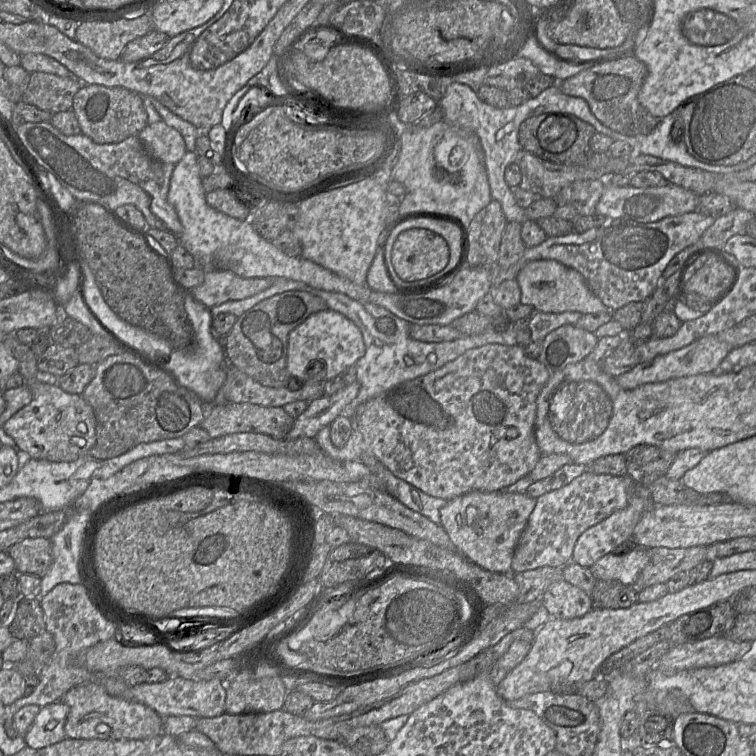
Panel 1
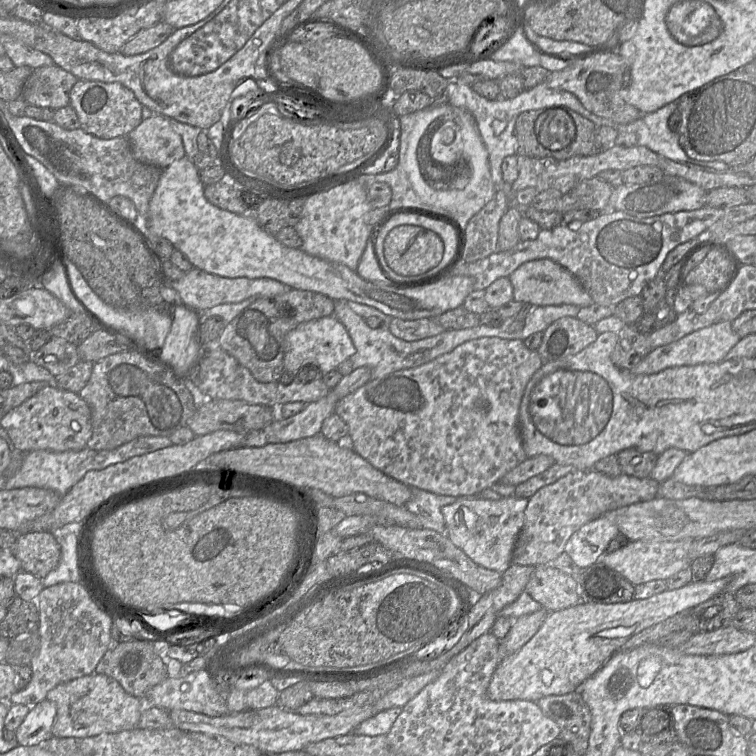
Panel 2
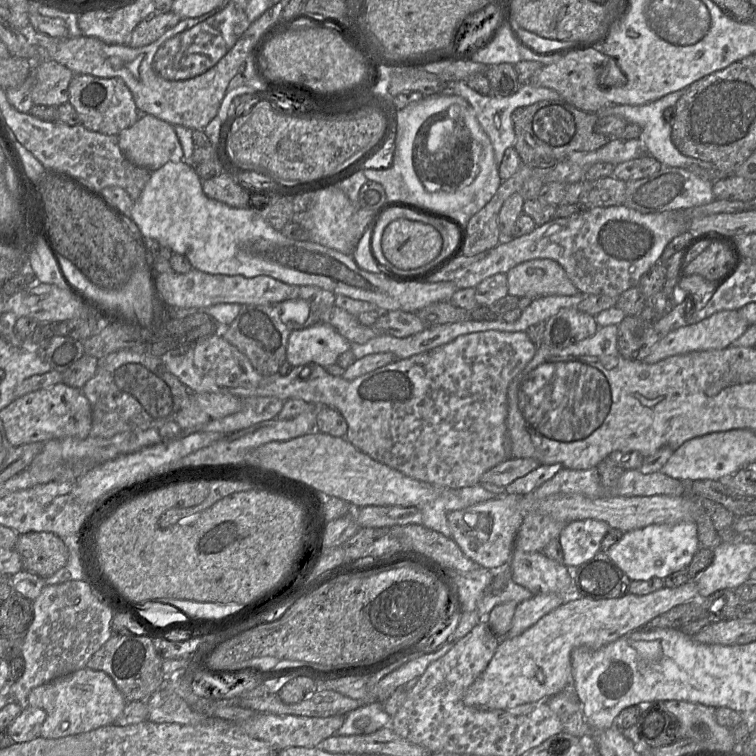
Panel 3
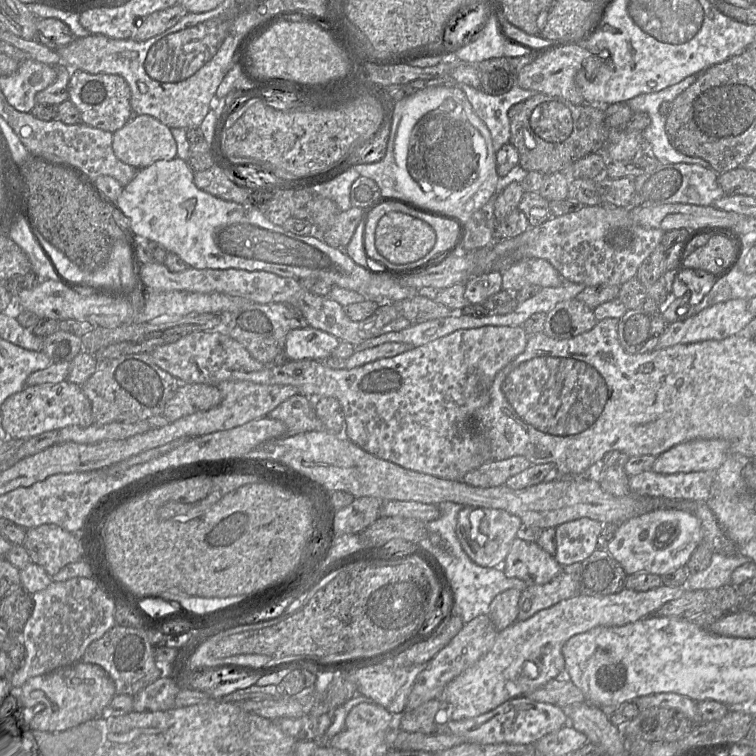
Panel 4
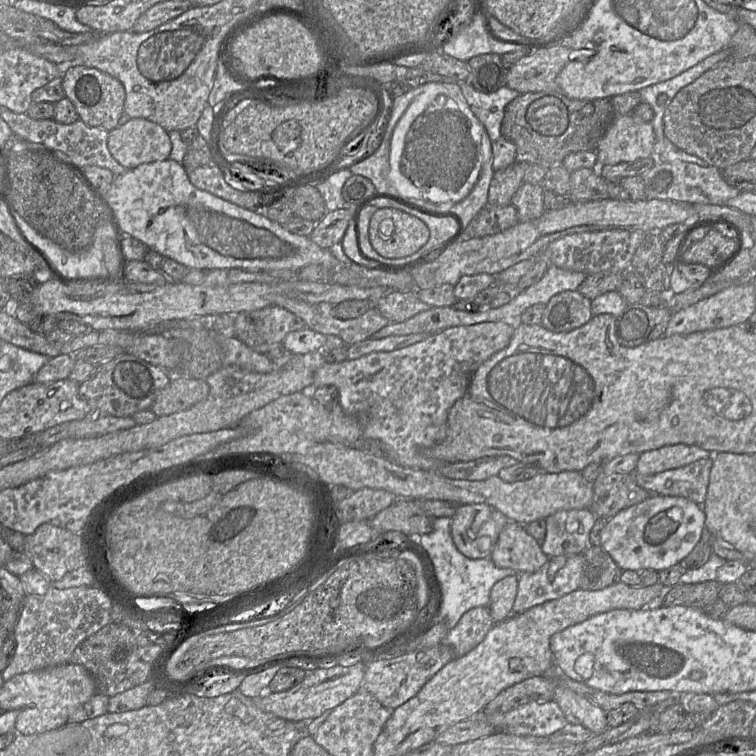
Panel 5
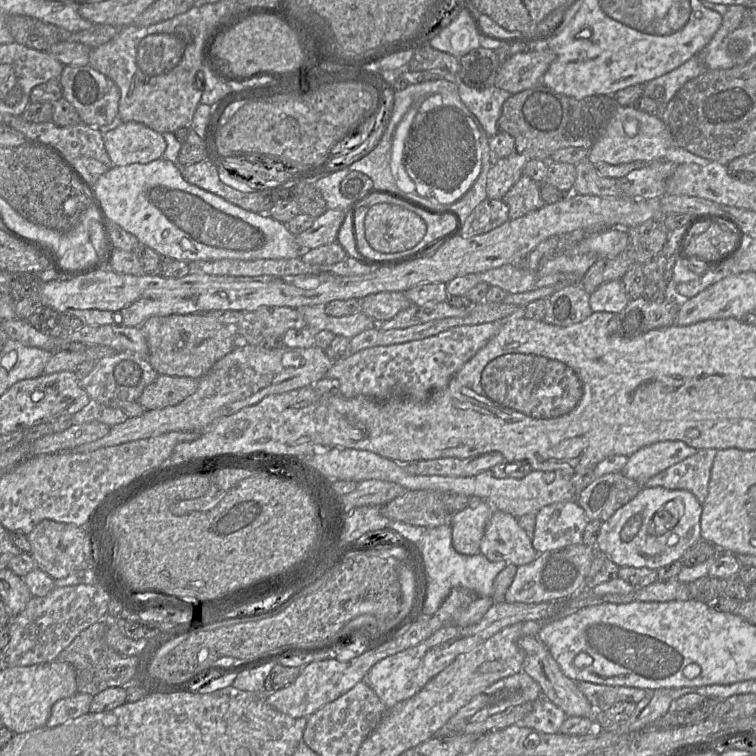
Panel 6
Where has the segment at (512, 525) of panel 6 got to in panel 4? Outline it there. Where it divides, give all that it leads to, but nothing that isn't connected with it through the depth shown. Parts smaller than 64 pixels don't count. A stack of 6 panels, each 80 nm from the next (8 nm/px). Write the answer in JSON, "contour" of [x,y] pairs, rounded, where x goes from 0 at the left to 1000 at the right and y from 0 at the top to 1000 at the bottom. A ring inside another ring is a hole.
{"contour":[[[687,708],[679,716],[663,753],[672,763],[685,765],[702,775],[730,769],[746,751],[709,717]]]}

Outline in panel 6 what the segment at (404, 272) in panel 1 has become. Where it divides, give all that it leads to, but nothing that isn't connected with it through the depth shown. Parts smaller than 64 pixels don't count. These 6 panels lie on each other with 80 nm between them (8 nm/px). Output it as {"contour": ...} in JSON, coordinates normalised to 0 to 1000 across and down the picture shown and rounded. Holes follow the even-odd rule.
{"contour":[[[529,266],[492,270],[481,291],[488,324],[509,336],[549,327],[563,310],[563,296],[544,276]]]}

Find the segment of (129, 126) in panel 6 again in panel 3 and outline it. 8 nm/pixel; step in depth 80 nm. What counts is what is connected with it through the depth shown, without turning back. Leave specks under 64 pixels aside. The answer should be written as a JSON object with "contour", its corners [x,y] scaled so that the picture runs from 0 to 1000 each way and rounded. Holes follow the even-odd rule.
{"contour":[[[190,152],[155,180],[164,206],[177,218],[197,226],[242,210],[229,165],[201,152]]]}

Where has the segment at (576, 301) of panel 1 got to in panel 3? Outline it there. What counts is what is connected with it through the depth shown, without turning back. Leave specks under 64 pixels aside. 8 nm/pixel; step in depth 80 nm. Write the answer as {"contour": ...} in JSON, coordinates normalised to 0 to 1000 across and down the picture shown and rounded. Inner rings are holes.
{"contour":[[[716,341],[692,347],[671,361],[672,389],[712,394],[717,392],[759,392],[766,388],[747,357],[735,345]]]}

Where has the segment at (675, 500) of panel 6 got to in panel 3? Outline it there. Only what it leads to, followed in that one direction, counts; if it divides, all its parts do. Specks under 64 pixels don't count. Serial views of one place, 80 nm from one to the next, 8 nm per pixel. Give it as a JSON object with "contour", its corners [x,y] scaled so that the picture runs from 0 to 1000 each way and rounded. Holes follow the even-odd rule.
{"contour":[[[907,689],[893,694],[864,693],[827,704],[820,716],[800,731],[837,769],[866,763],[878,766],[897,754],[909,751],[925,725],[921,692]]]}

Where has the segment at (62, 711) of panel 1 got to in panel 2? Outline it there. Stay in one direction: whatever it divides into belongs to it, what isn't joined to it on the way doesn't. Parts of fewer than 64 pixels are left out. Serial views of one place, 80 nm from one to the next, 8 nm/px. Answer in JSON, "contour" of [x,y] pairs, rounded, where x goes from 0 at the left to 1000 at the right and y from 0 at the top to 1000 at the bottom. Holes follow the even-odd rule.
{"contour":[[[58,926],[41,935],[32,954],[20,967],[25,985],[44,987],[69,976],[69,960],[75,944],[74,933]]]}

